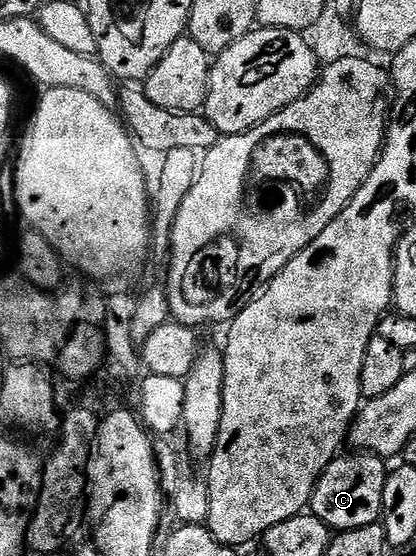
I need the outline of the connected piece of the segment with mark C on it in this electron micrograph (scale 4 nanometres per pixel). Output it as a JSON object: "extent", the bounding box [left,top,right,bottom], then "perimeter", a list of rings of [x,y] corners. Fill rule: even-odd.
{"extent":[309,453,388,532],"perimeter":[[[377,453],[339,454],[319,477],[318,484],[310,494],[309,510],[320,521],[327,523],[335,532],[360,529],[382,518],[384,487],[388,476],[387,460]]]}

